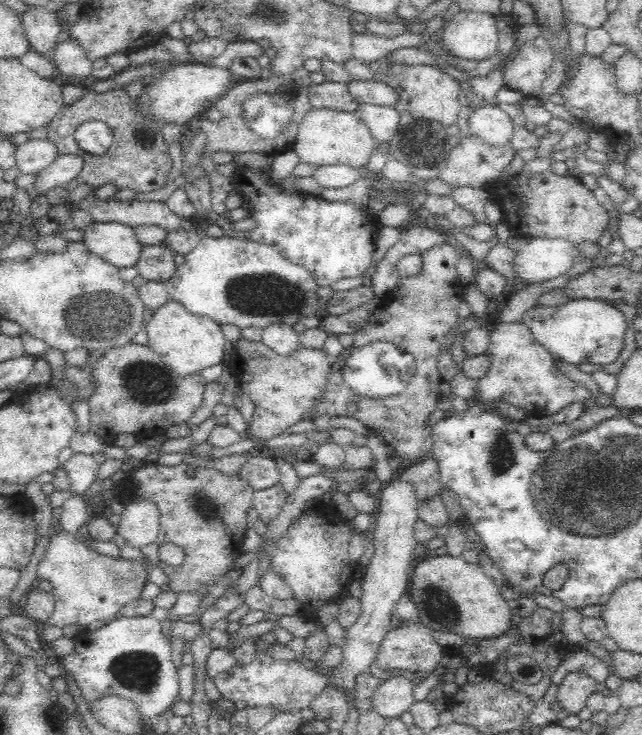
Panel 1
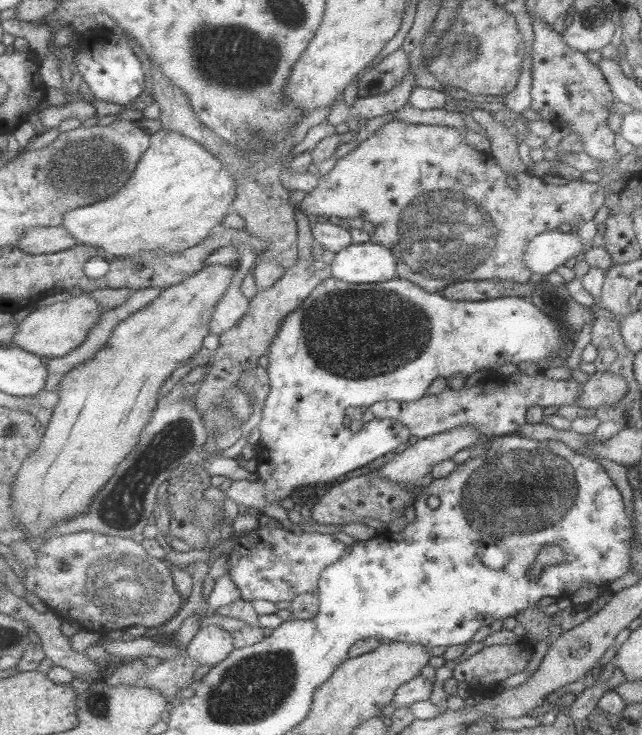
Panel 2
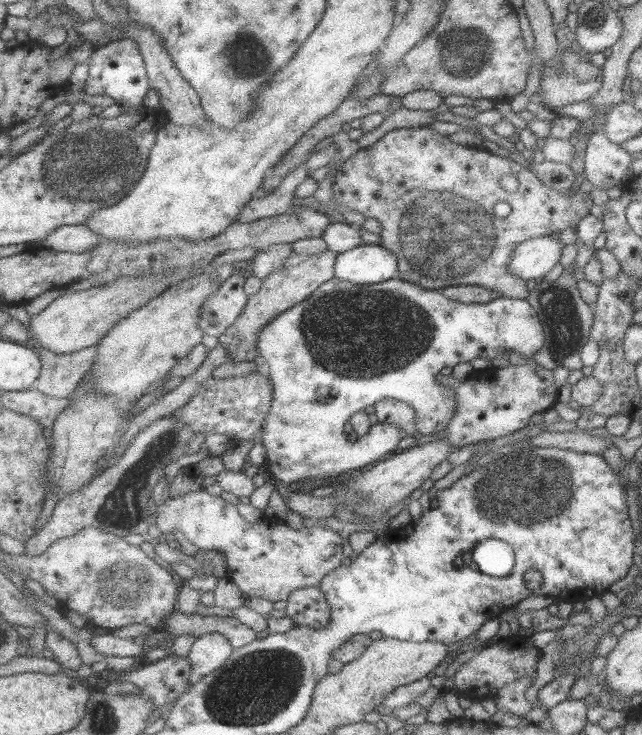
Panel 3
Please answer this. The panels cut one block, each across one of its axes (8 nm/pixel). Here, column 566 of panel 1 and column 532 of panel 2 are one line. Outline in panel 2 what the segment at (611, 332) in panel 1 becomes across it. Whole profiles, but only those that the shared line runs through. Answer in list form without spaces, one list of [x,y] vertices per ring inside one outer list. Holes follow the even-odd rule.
[[[331,277],[324,280],[317,286],[316,290],[309,295],[309,298],[293,313],[285,318],[284,324],[278,338],[273,341],[271,351],[268,355],[268,371],[270,372],[271,394],[263,407],[263,420],[259,427],[261,437],[259,444],[262,448],[261,456],[258,460],[259,478],[256,481],[235,480],[229,482],[230,487],[226,490],[226,495],[236,505],[240,507],[256,508],[262,512],[265,506],[283,502],[287,496],[291,496],[293,490],[307,486],[307,484],[321,484],[321,482],[335,482],[341,476],[363,468],[367,464],[371,464],[376,458],[381,458],[393,450],[397,450],[401,444],[411,440],[412,429],[405,426],[403,422],[395,419],[377,419],[374,418],[362,425],[359,431],[353,432],[351,428],[343,424],[345,418],[345,410],[349,407],[371,407],[372,404],[381,403],[382,401],[400,401],[400,402],[419,402],[427,396],[427,390],[439,378],[451,378],[453,375],[465,377],[465,380],[477,371],[495,371],[501,365],[512,364],[518,365],[521,362],[530,363],[539,367],[539,362],[545,357],[557,355],[563,349],[563,341],[565,341],[564,329],[551,320],[551,317],[541,312],[538,306],[535,306],[529,298],[515,298],[515,296],[505,296],[505,298],[497,298],[497,300],[453,300],[443,296],[442,292],[432,293],[428,289],[424,289],[421,285],[415,284],[412,280],[403,280],[397,277],[397,280],[388,280],[380,283],[355,284],[338,278]]]

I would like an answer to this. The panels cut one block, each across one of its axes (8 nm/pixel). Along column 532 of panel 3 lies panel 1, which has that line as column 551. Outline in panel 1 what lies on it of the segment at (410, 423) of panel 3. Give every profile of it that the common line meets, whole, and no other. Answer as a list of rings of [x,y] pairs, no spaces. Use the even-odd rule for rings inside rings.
[[[521,321],[512,324],[496,323],[492,328],[490,346],[485,353],[492,366],[484,378],[477,380],[480,399],[486,405],[494,407],[495,403],[506,402],[532,416],[544,417],[556,414],[558,410],[573,403],[584,404],[591,398],[592,393],[585,384],[574,382],[572,377],[557,368],[553,357],[534,339],[526,324]]]

